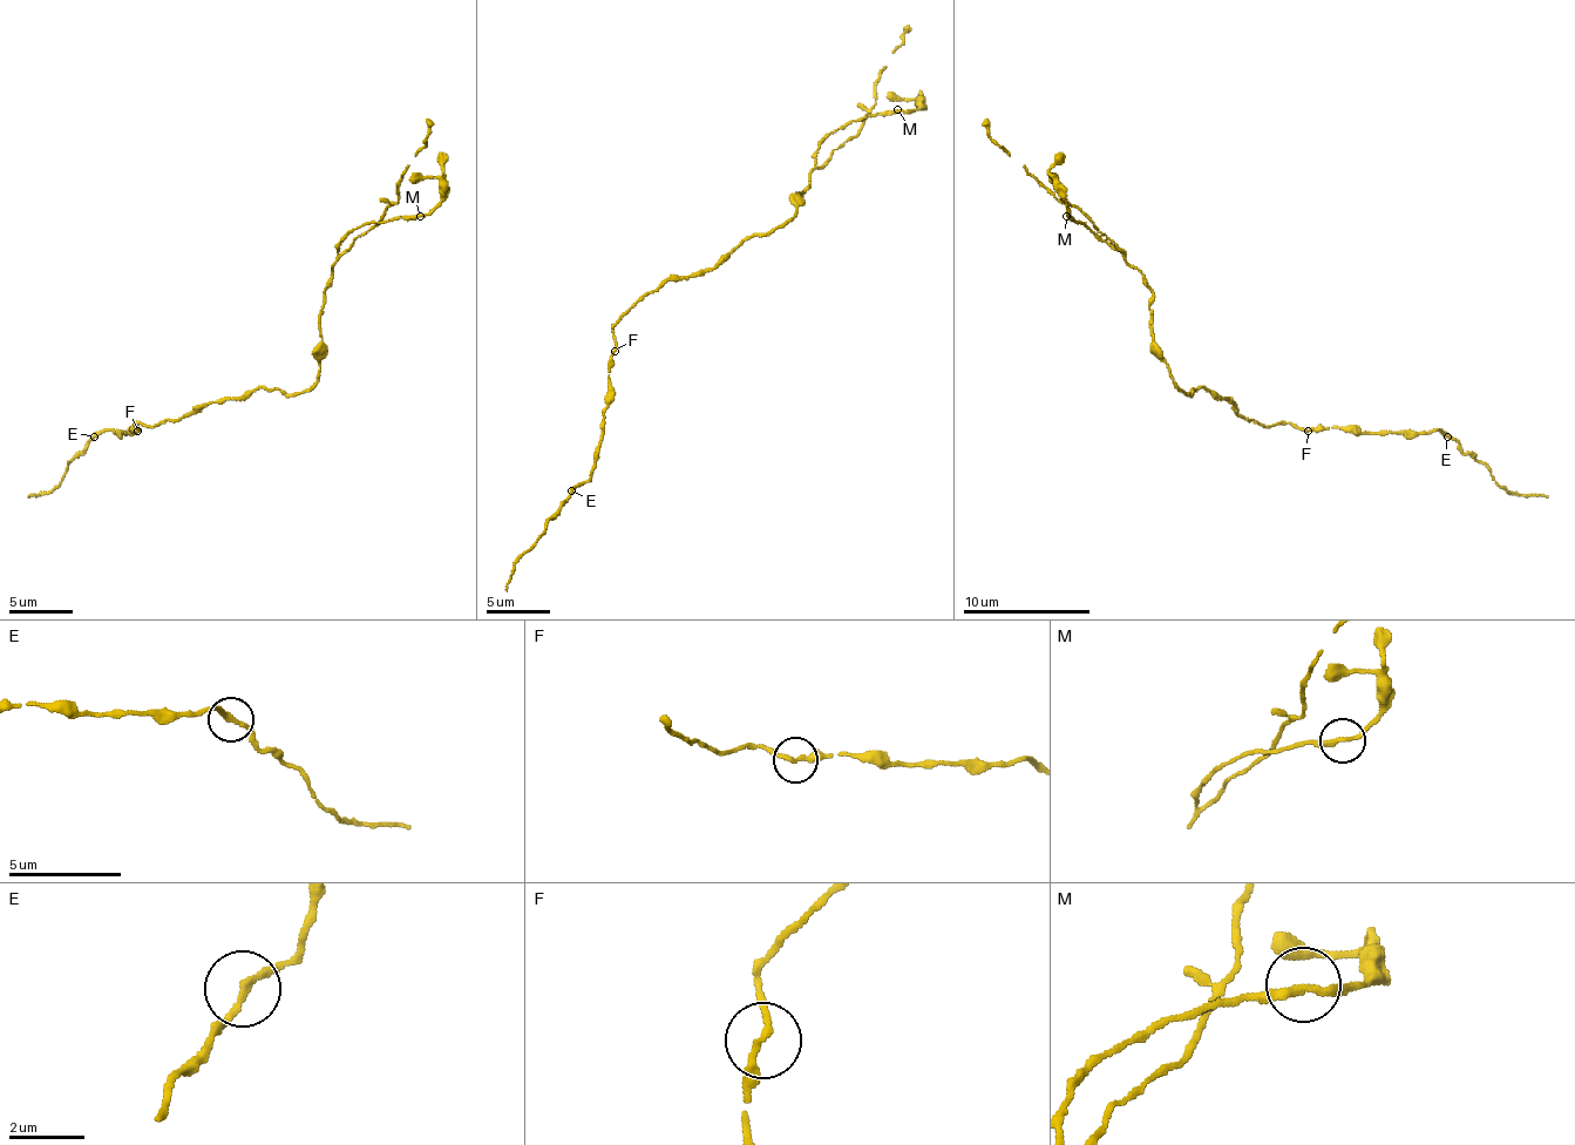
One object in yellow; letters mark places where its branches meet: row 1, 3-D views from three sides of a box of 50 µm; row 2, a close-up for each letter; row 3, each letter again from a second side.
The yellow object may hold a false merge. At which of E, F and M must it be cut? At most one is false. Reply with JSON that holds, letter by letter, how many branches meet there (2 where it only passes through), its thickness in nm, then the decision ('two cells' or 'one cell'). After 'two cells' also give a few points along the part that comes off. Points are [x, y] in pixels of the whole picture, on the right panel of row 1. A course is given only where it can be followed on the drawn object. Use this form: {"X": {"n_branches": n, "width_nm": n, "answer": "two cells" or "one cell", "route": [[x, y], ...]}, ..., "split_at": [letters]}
{"E": {"n_branches": 2, "width_nm": 200, "answer": "one cell"}, "F": {"n_branches": 2, "width_nm": 200, "answer": "one cell"}, "M": {"n_branches": 2, "width_nm": 200, "answer": "one cell"}, "split_at": []}

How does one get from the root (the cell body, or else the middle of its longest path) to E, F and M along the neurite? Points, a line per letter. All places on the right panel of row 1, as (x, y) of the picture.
E: (1215, 394), (1228, 398), (1247, 420), (1265, 426), (1358, 426), (1368, 433), (1440, 429), (1447, 437)
F: (1215, 394), (1228, 398), (1247, 420), (1256, 420), (1265, 426), (1295, 424), (1307, 429)
M: (1215, 394), (1206, 388), (1186, 394), (1170, 379), (1152, 331), (1145, 277), (1085, 223), (1066, 217)

